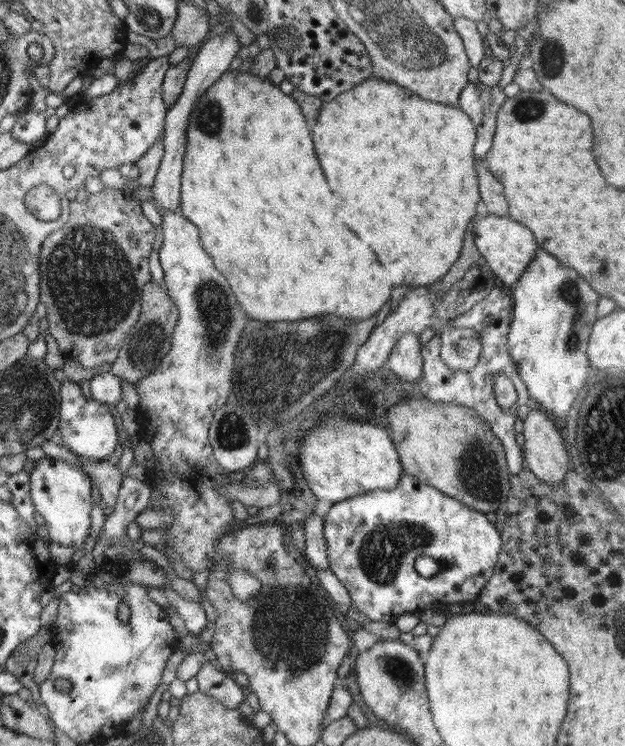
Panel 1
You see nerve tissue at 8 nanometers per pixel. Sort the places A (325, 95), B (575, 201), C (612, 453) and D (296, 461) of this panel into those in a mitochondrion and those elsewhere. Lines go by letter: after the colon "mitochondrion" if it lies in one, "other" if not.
A: other
B: other
C: mitochondrion
D: other

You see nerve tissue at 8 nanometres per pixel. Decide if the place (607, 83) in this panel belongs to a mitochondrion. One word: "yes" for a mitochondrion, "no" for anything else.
no

